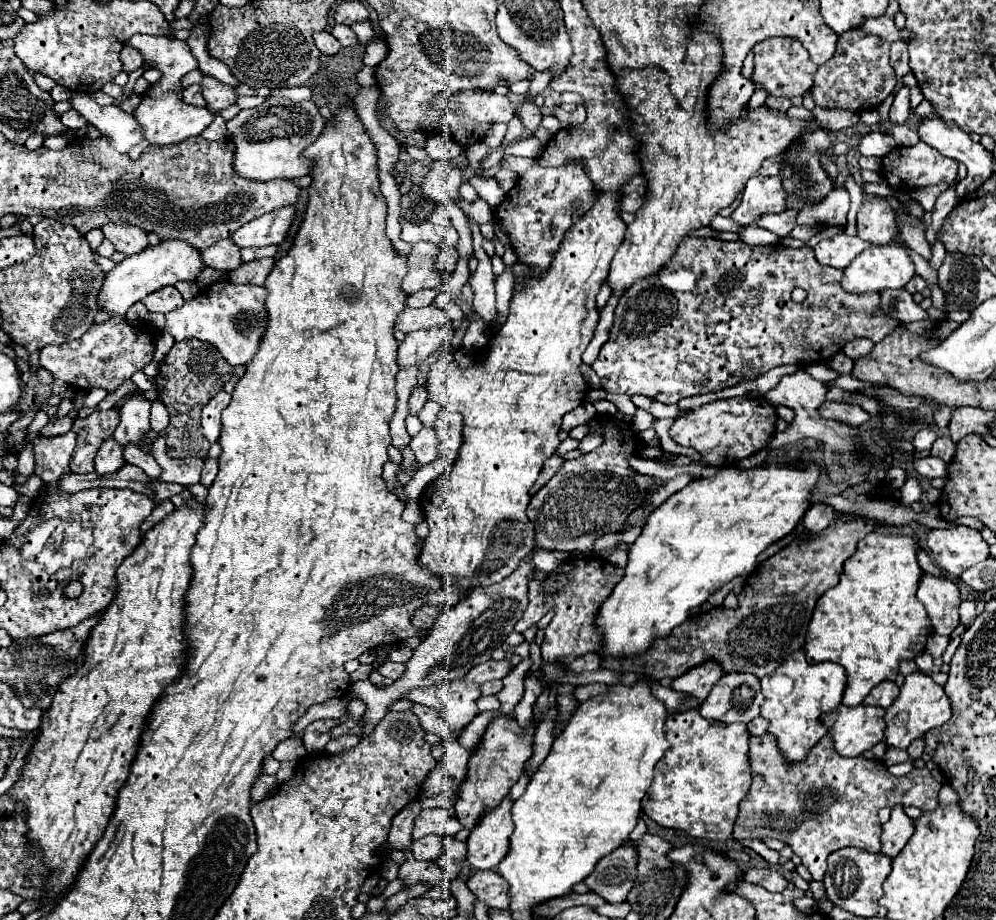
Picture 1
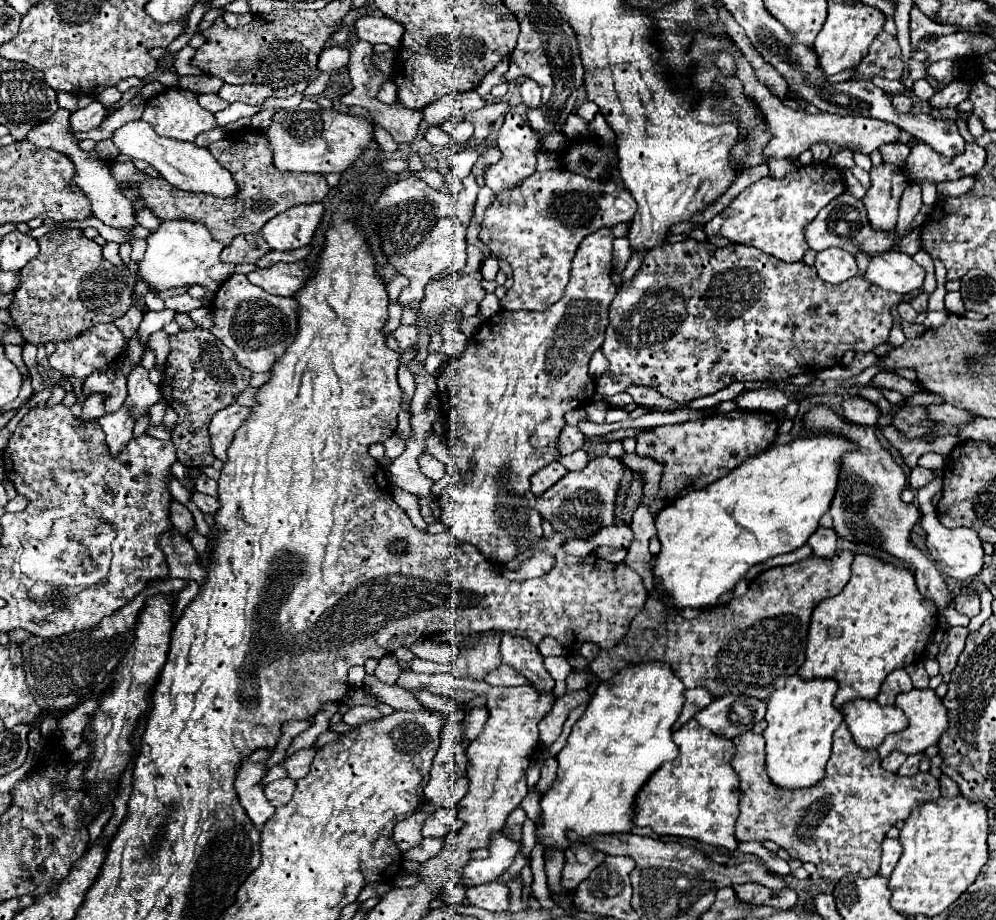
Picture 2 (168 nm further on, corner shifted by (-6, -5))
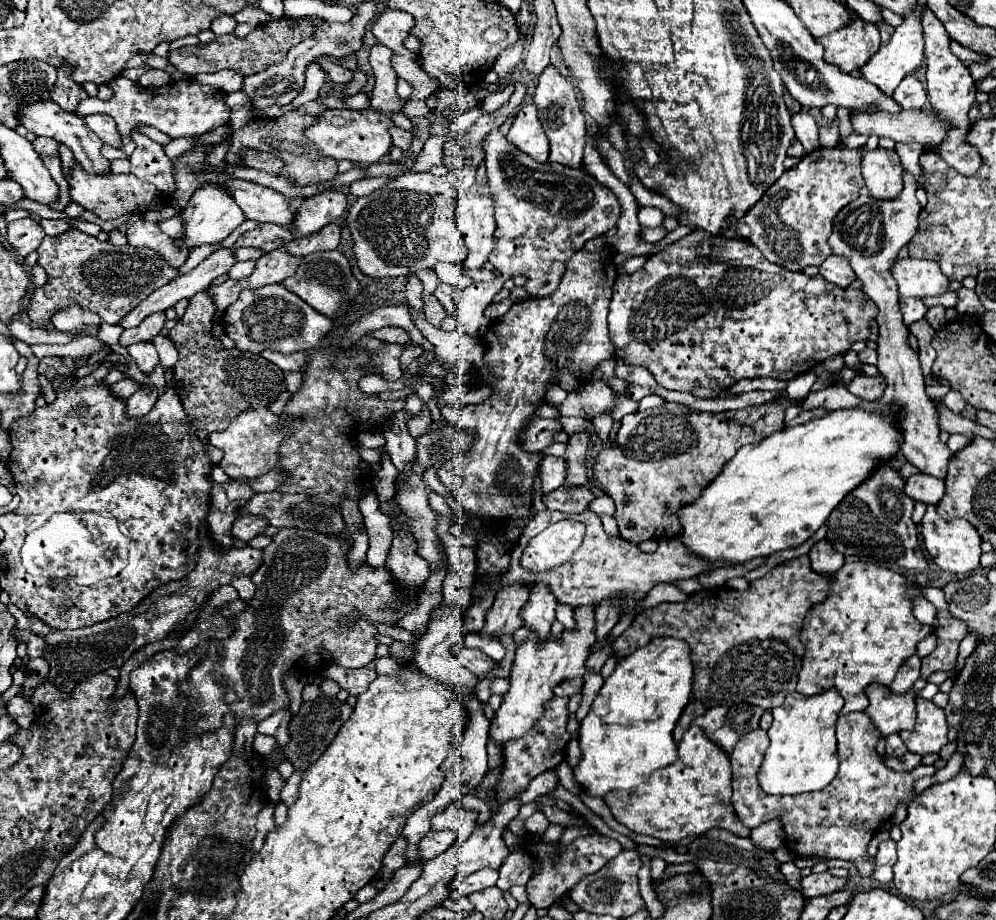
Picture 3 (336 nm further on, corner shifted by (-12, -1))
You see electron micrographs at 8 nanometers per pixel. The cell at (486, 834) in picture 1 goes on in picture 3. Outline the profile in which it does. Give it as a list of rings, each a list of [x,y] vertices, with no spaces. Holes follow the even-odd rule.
[[[482,869],[482,871],[476,871],[468,877],[464,877],[462,881],[452,881],[452,889],[458,891],[462,897],[468,897],[470,893],[476,893],[476,891],[482,891],[486,887],[492,887],[496,885],[498,881],[498,871],[494,869]]]

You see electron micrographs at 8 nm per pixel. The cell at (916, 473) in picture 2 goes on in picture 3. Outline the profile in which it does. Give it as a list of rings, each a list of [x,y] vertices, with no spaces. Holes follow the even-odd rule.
[[[916,473],[906,481],[904,493],[910,499],[920,501],[924,505],[936,505],[944,497],[944,481],[930,477],[930,475]]]

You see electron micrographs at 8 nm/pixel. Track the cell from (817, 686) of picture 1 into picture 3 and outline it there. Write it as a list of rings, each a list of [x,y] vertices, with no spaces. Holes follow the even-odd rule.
[[[836,689],[814,697],[790,693],[784,705],[772,711],[774,723],[768,729],[770,747],[758,769],[758,783],[768,795],[798,795],[824,789],[838,771],[836,755],[836,719],[844,701]]]

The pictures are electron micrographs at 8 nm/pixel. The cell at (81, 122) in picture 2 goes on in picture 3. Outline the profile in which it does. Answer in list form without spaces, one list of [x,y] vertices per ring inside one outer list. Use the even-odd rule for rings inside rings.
[[[88,115],[88,117],[84,117],[84,121],[102,139],[102,143],[112,145],[116,149],[122,149],[122,137],[120,137],[112,117],[108,117],[108,115]]]

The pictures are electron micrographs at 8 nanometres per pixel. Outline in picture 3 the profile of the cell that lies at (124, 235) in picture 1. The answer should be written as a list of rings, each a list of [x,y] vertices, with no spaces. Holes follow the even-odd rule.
[[[34,101],[34,105],[22,105],[22,109],[18,109],[18,121],[20,121],[20,125],[24,125],[28,131],[32,131],[36,135],[44,135],[44,137],[50,137],[50,139],[56,139],[56,141],[68,145],[74,153],[74,159],[88,173],[108,173],[110,171],[108,169],[110,161],[104,159],[100,153],[102,141],[98,141],[98,137],[94,137],[94,131],[88,129],[88,125],[84,123],[82,117],[78,117],[76,113],[64,111],[54,101]]]

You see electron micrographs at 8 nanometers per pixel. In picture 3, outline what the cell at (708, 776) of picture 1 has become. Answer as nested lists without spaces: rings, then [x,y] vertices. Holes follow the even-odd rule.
[[[692,725],[682,737],[678,745],[678,759],[672,765],[654,771],[650,779],[636,789],[606,793],[604,801],[618,823],[634,833],[650,835],[664,843],[676,843],[684,837],[702,835],[714,827],[728,829],[738,837],[750,837],[750,829],[738,821],[730,805],[730,781],[732,771],[726,753],[706,739],[702,727]]]

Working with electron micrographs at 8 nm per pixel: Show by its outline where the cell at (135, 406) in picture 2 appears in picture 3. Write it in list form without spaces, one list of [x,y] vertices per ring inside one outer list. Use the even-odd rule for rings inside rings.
[[[142,341],[142,343],[134,343],[128,347],[128,353],[130,357],[136,361],[136,365],[140,367],[140,371],[144,375],[150,375],[154,365],[160,363],[158,359],[158,353],[156,353],[156,347],[152,341]]]

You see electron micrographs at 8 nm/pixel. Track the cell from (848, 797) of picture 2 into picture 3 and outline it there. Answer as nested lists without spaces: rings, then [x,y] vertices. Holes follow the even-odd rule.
[[[846,713],[838,717],[836,723],[838,757],[840,769],[832,783],[822,791],[802,793],[802,795],[764,795],[758,785],[758,769],[768,747],[768,735],[764,729],[756,729],[744,735],[734,747],[732,761],[732,805],[738,819],[754,829],[776,815],[782,819],[786,831],[786,845],[796,855],[814,855],[822,859],[844,859],[852,861],[861,877],[869,877],[874,870],[875,859],[867,857],[868,843],[874,833],[884,827],[894,815],[900,801],[912,801],[912,785],[918,777],[934,775],[936,767],[918,765],[912,771],[892,771],[884,765],[882,757],[876,755],[876,743],[880,739],[878,729],[866,713]]]

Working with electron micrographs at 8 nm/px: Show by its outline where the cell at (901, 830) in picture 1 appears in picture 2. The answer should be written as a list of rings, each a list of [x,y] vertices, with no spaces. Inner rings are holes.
[[[886,837],[882,841],[882,865],[880,865],[880,873],[884,877],[890,877],[890,873],[896,867],[898,859],[900,859],[900,839]]]

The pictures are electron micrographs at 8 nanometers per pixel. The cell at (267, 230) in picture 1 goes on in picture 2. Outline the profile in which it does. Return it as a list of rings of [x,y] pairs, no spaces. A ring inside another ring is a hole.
[[[312,203],[312,205],[296,205],[274,219],[270,219],[258,233],[264,237],[264,241],[270,245],[270,249],[276,251],[288,251],[298,249],[310,243],[320,217],[322,217],[324,205]]]

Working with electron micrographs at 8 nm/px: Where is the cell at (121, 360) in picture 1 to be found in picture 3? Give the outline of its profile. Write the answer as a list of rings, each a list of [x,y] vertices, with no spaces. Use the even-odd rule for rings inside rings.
[[[70,305],[70,309],[58,311],[52,317],[52,325],[58,331],[80,331],[82,335],[98,335],[100,317],[82,309],[82,305]]]

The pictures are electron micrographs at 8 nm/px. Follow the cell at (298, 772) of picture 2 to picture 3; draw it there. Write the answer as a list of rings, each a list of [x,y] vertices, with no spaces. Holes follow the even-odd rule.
[[[294,771],[292,777],[284,783],[282,787],[282,793],[280,793],[280,799],[286,807],[292,805],[294,799],[298,799],[298,787],[300,787],[300,781],[302,781],[302,773],[300,771]]]

